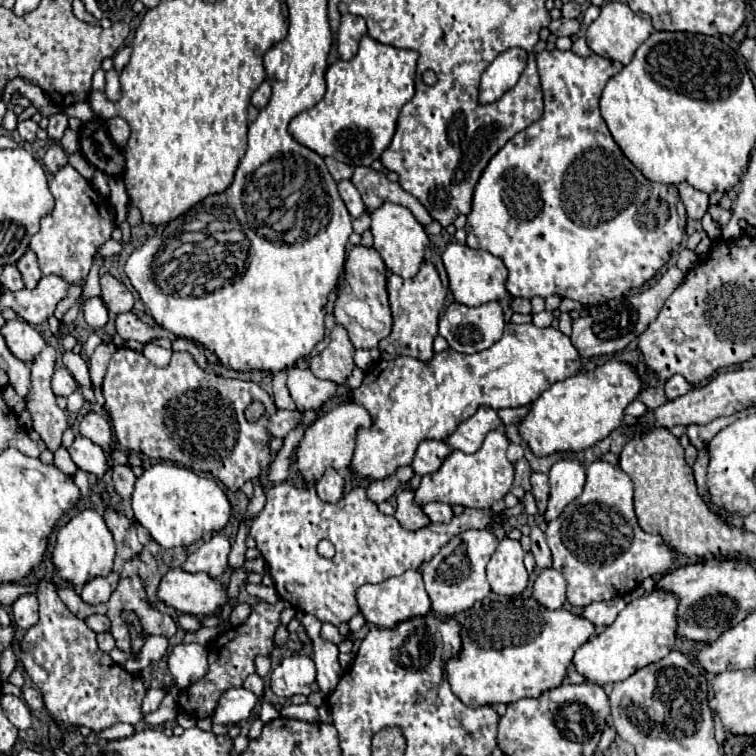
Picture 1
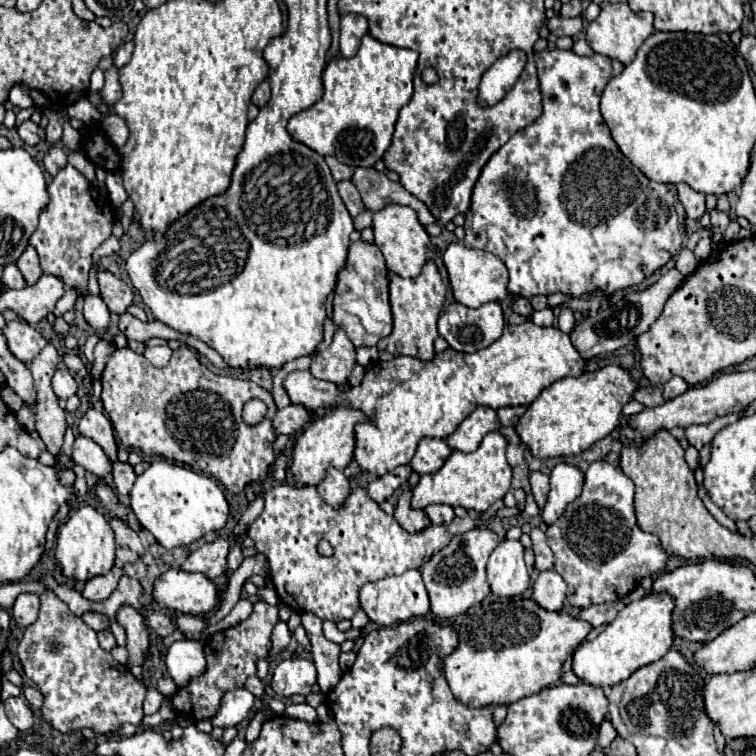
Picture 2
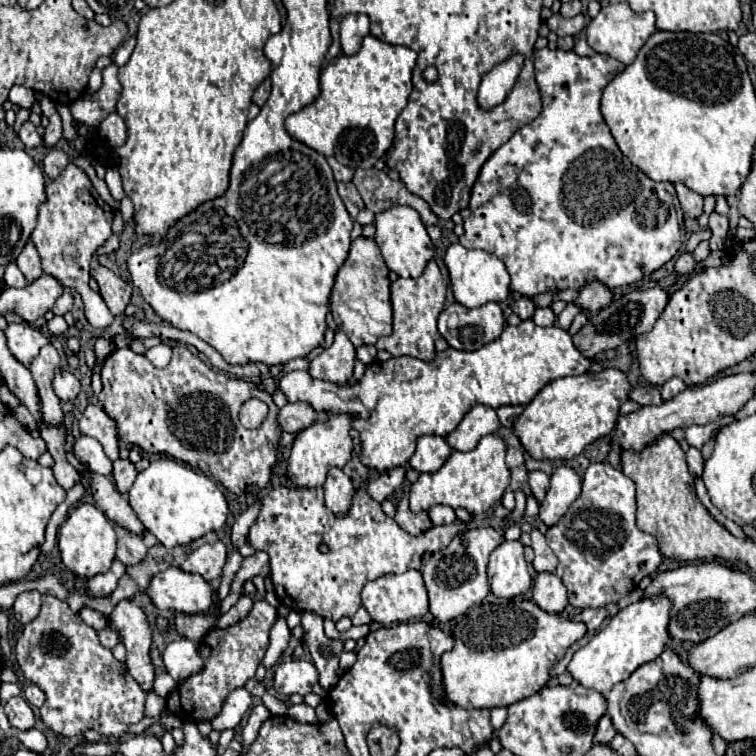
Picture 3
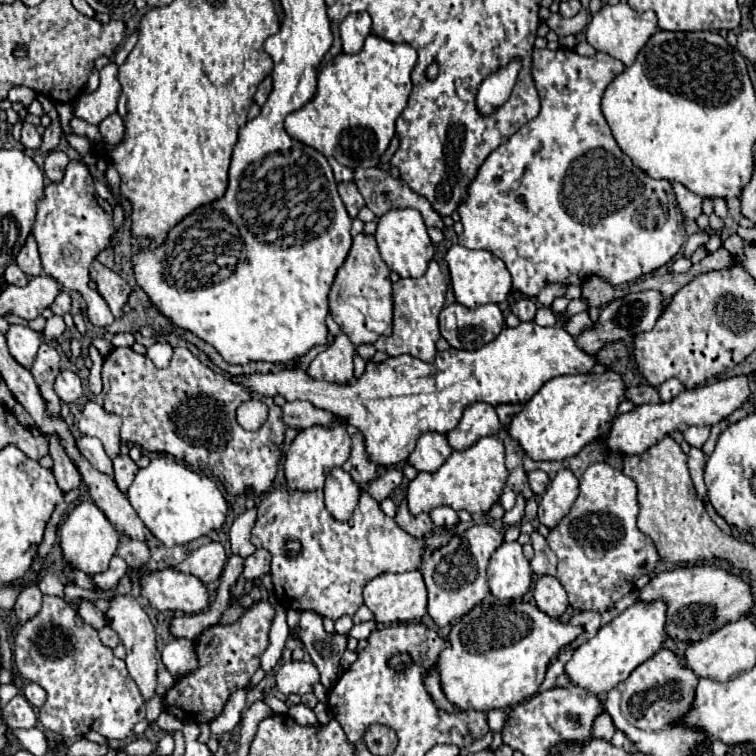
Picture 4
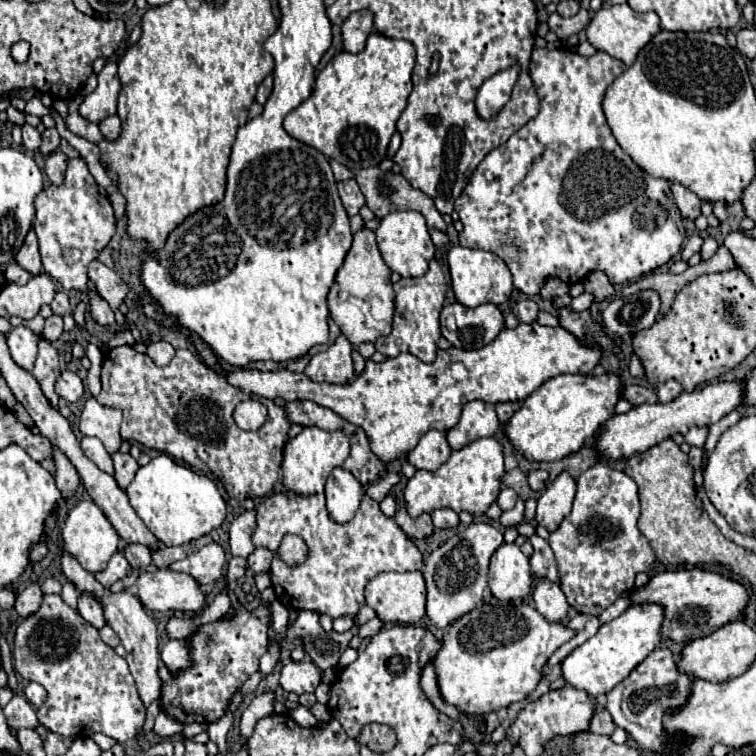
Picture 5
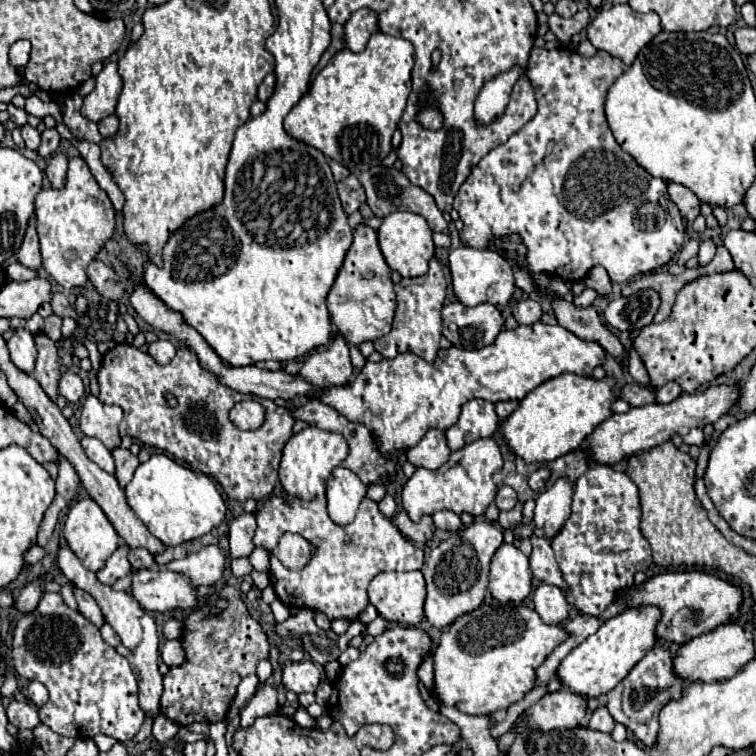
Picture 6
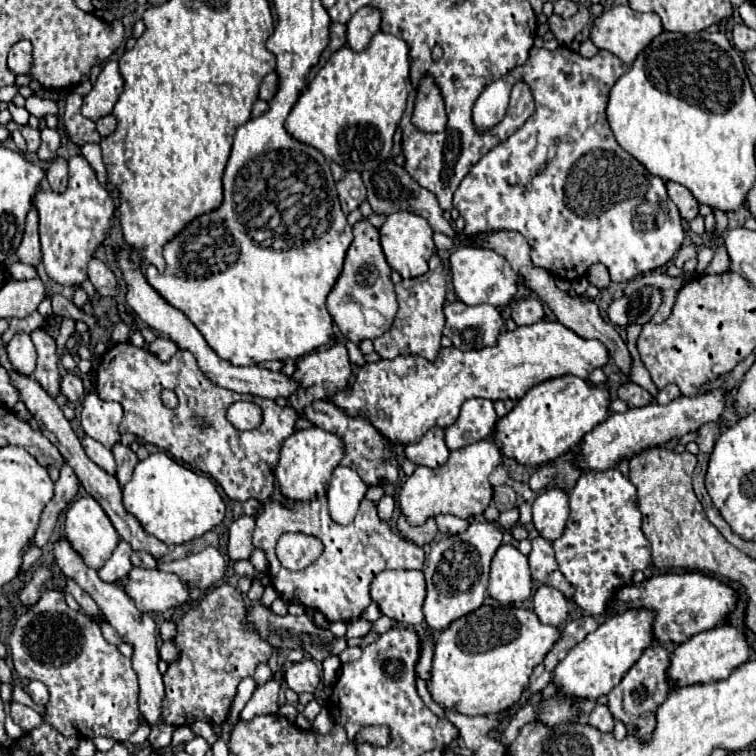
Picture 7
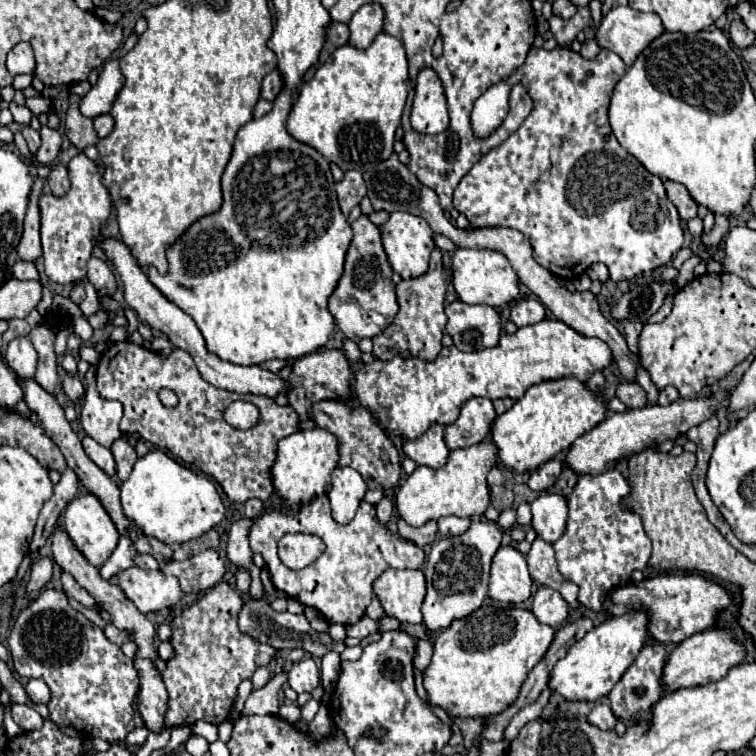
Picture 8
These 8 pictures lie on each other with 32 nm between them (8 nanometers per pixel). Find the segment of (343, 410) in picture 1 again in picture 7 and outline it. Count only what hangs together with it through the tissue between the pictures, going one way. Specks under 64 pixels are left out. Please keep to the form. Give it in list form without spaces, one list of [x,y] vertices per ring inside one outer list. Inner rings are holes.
[[[316,426],[294,432],[292,436],[288,436],[282,442],[280,460],[274,468],[276,484],[282,492],[282,496],[286,496],[294,502],[306,502],[316,496],[324,496],[328,490],[328,480],[332,476],[332,470],[340,464],[342,456],[344,456],[344,448],[336,434],[330,434]]]

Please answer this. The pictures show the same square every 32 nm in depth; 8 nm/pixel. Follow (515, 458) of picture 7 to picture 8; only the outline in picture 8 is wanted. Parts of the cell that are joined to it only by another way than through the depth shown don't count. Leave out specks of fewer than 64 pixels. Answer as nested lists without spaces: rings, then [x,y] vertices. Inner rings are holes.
[[[574,378],[548,380],[528,388],[510,410],[496,416],[490,430],[490,442],[498,450],[498,468],[510,468],[514,472],[534,470],[554,456],[566,452],[572,442],[592,430],[606,416],[606,404],[602,394],[596,396],[586,384]]]

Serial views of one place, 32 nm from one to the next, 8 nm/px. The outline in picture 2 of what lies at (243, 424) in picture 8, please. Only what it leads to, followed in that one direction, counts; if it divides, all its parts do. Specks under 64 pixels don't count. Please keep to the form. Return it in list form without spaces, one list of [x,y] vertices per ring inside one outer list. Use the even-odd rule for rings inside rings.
[[[248,400],[242,410],[242,420],[248,426],[256,426],[266,416],[266,404],[262,400]]]

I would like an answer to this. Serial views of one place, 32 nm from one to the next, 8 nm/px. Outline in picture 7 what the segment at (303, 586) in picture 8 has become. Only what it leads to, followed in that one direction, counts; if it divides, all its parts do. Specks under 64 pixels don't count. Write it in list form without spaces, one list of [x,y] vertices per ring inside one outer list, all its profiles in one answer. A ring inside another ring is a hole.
[[[326,496],[322,498],[316,498],[312,502],[268,502],[264,504],[262,508],[262,514],[256,516],[256,526],[254,526],[254,534],[252,534],[252,544],[256,550],[262,550],[266,554],[266,560],[268,560],[268,572],[270,572],[270,582],[274,586],[274,590],[288,602],[300,602],[302,606],[306,608],[314,608],[318,612],[322,612],[326,616],[328,622],[356,622],[362,612],[366,610],[366,606],[372,602],[370,600],[370,582],[374,580],[376,574],[380,574],[382,570],[396,570],[396,568],[402,568],[402,570],[420,570],[422,568],[422,562],[424,562],[424,550],[418,550],[418,546],[406,538],[402,538],[398,532],[392,532],[392,528],[378,518],[378,512],[376,512],[376,504],[370,502],[370,500],[362,500],[360,502],[360,510],[354,518],[352,524],[348,526],[340,526],[336,524],[332,518],[330,518],[330,512],[328,512],[328,502],[326,502]],[[284,532],[302,532],[302,534],[308,534],[308,536],[316,536],[322,540],[324,544],[324,552],[320,554],[320,558],[316,562],[312,562],[308,568],[304,570],[298,570],[298,572],[292,572],[292,570],[286,570],[280,560],[276,558],[276,542],[278,538],[284,534]]]

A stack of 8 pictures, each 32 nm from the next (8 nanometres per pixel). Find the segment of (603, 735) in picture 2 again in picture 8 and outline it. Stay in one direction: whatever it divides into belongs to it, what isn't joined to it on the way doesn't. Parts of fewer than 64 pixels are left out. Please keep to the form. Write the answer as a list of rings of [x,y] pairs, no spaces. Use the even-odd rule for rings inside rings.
[[[596,702],[596,706],[588,714],[588,722],[594,724],[594,726],[598,726],[600,730],[612,730],[614,724],[616,724],[616,716],[612,714],[610,706]]]

